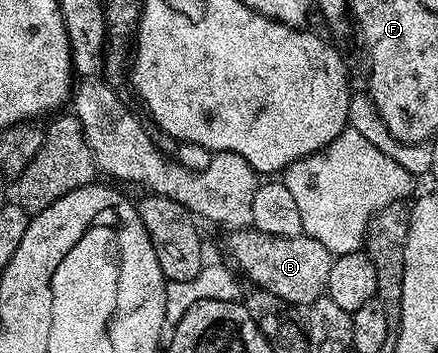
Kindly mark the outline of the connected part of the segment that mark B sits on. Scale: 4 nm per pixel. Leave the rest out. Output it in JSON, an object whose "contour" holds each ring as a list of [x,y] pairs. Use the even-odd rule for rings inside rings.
{"contour":[[[252,226],[230,231],[228,235],[229,252],[234,260],[232,263],[248,283],[270,291],[289,306],[308,306],[314,304],[320,296],[326,295],[327,278],[331,275],[335,259],[326,241],[324,244],[308,234],[279,238],[275,234],[263,234]]]}

